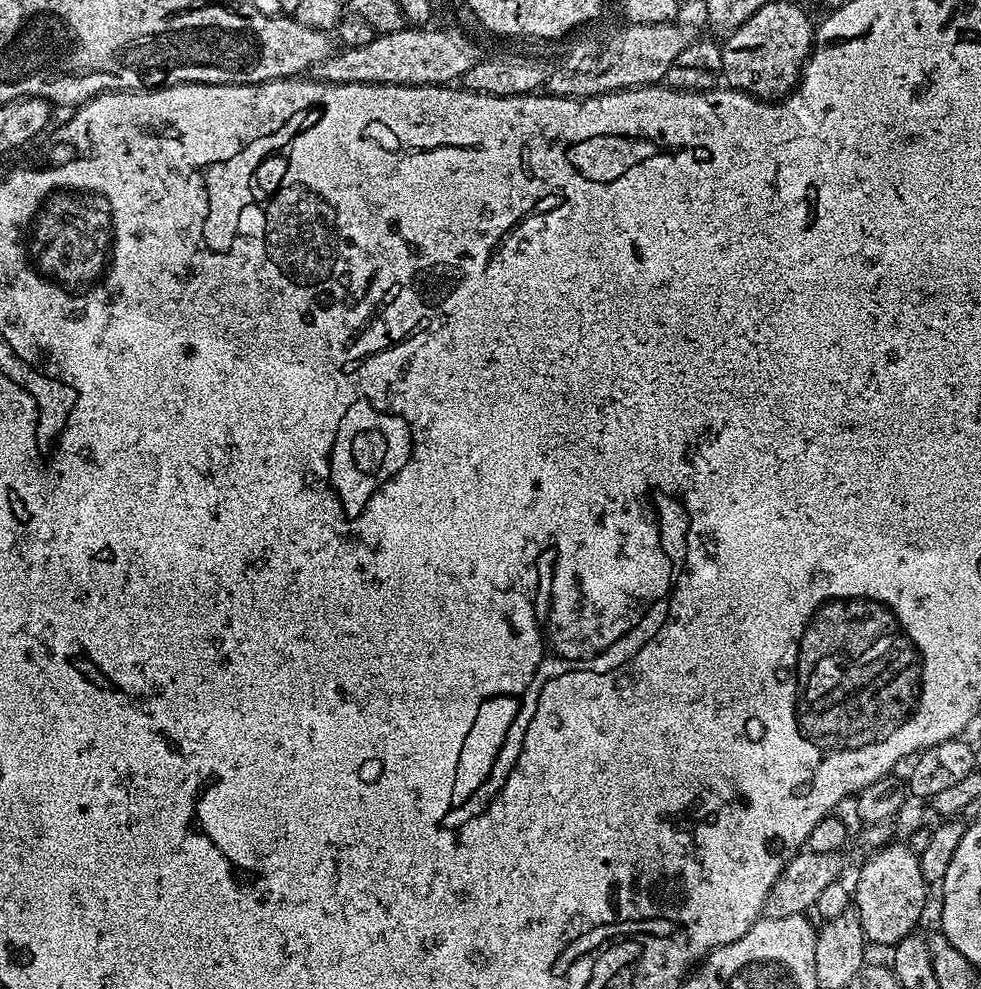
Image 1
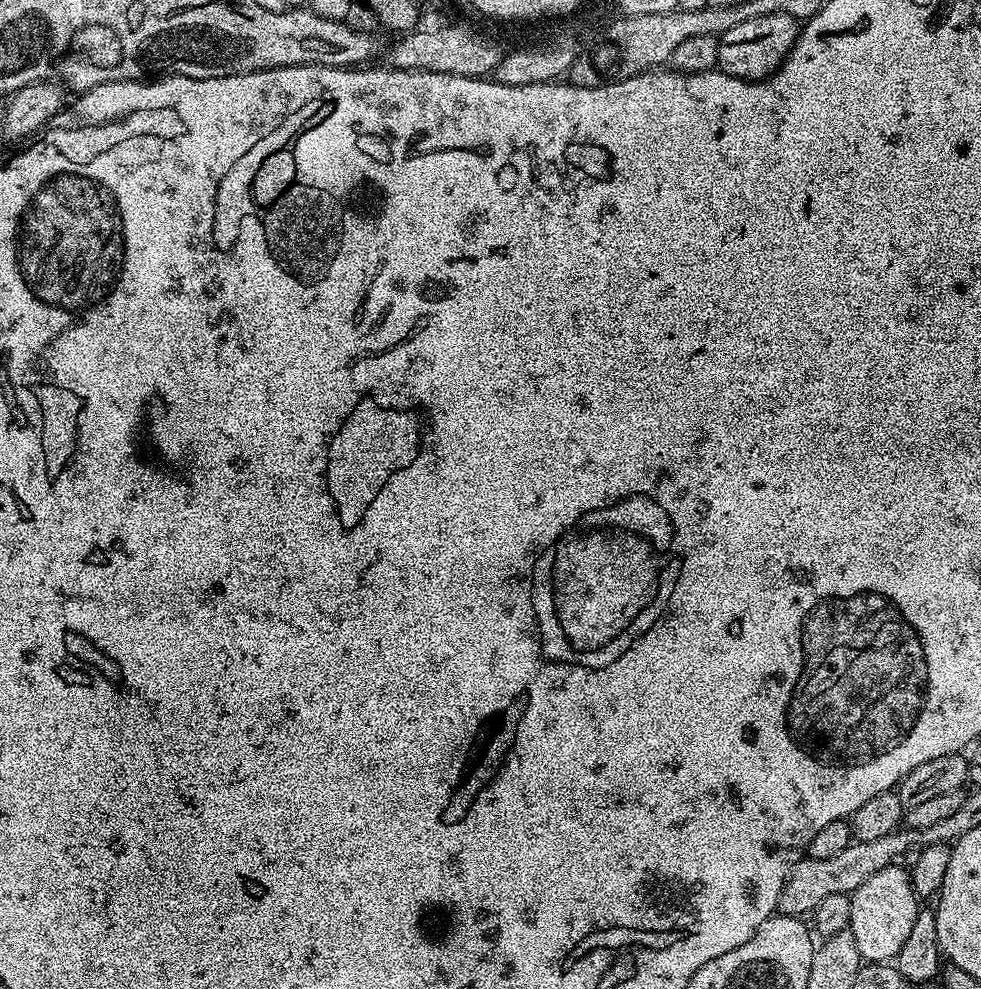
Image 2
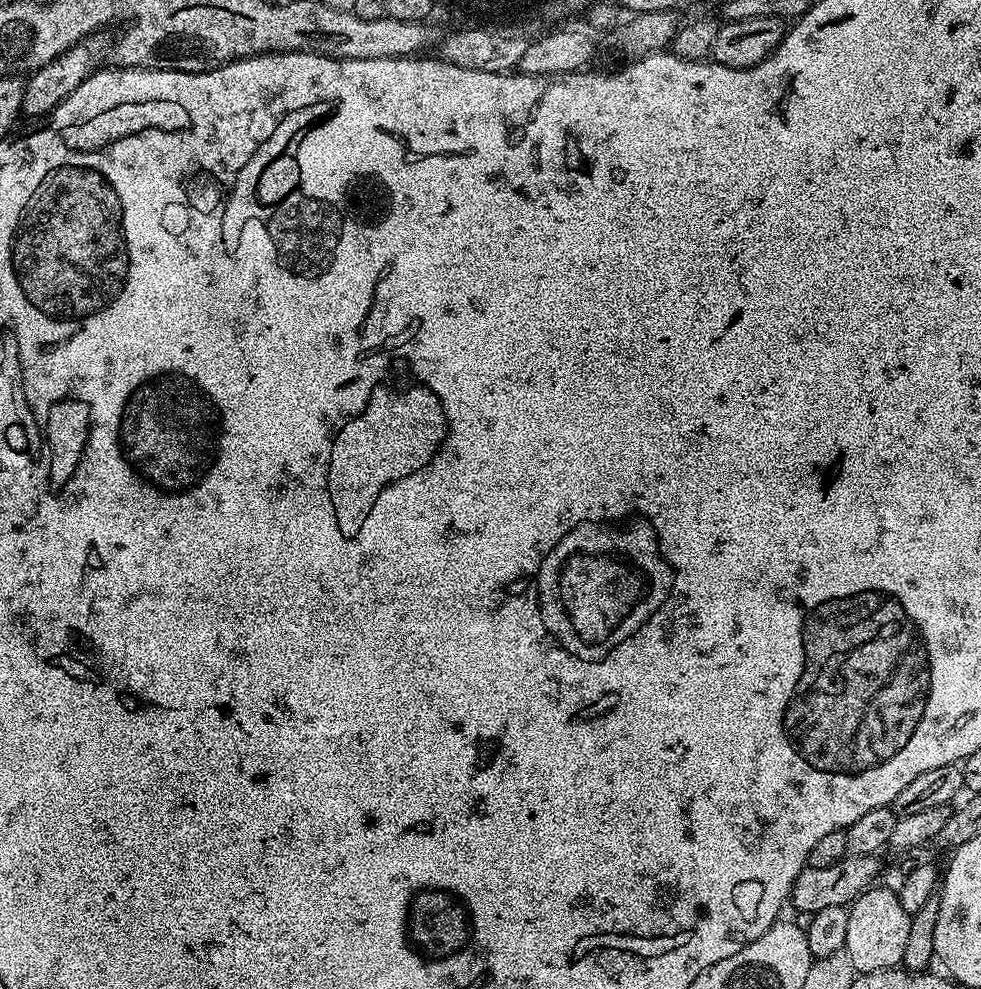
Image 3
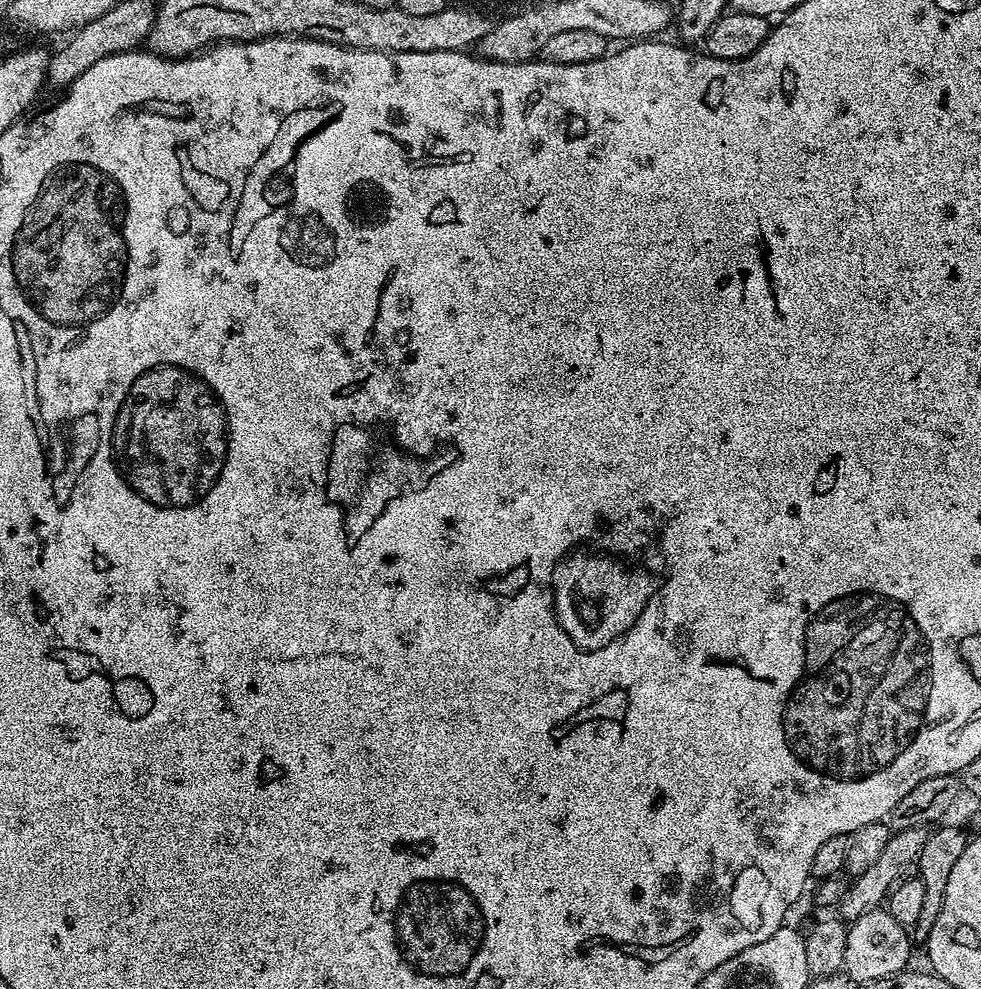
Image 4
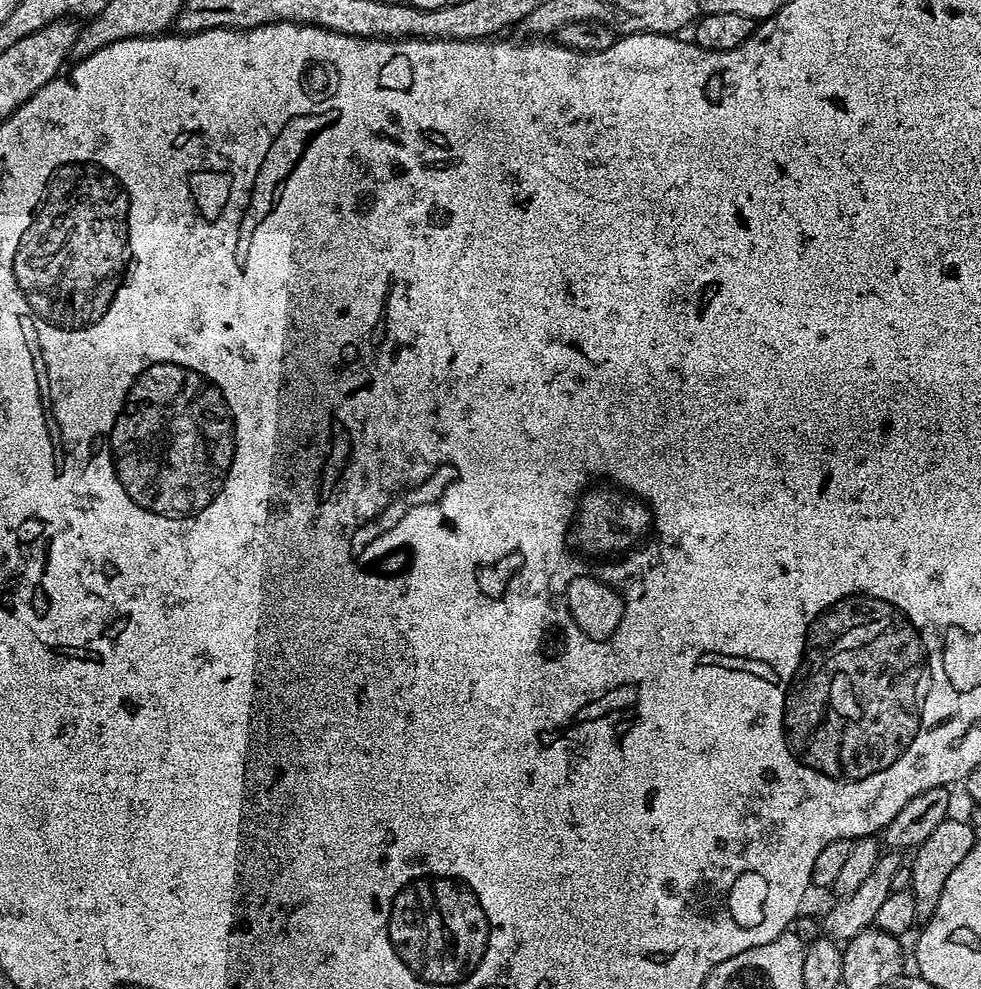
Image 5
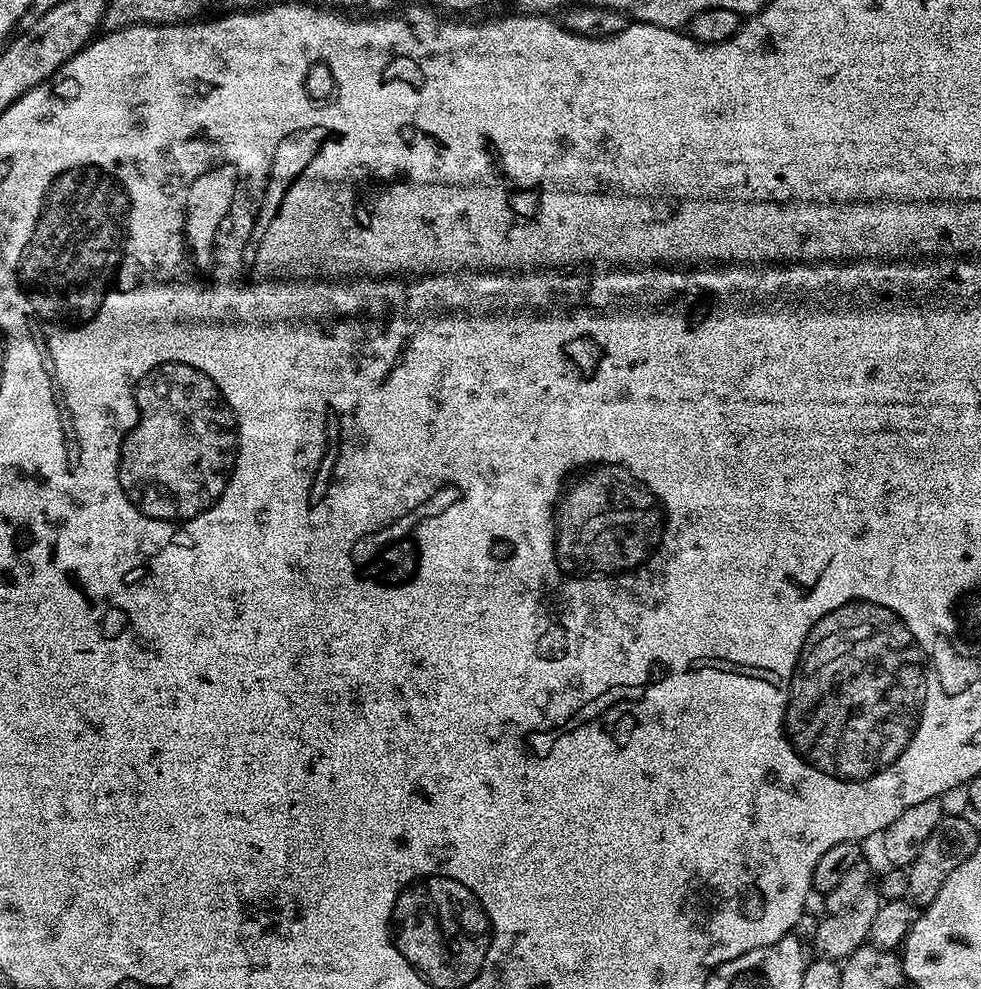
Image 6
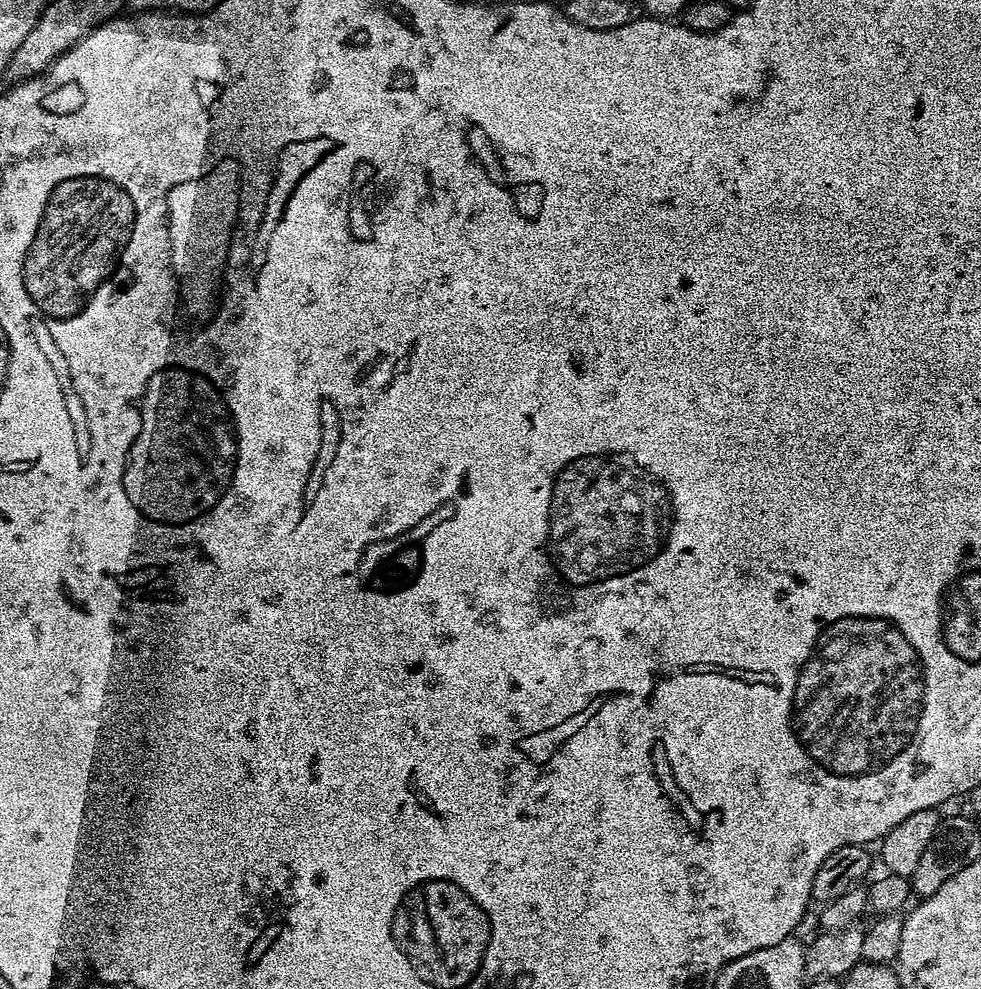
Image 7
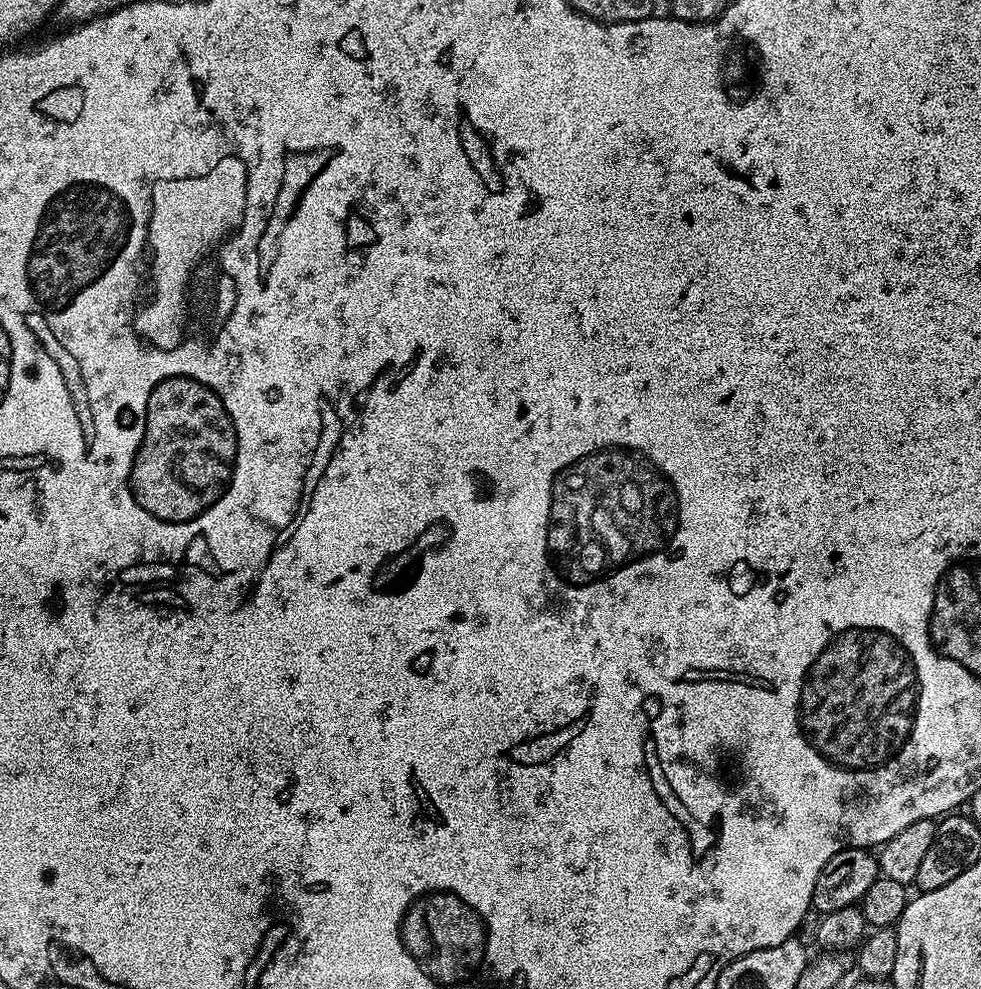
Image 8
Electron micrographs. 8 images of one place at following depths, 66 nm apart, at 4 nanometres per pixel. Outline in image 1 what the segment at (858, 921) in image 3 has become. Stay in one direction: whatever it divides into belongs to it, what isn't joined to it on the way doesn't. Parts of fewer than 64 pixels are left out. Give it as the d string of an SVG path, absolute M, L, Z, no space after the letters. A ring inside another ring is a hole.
M889 842L882 848L875 849L872 856L860 868L860 877L854 884L854 907L858 918L862 922L865 941L872 946L895 946L899 940L906 938L912 932L917 931L920 915L924 912L924 903L928 900L930 885L922 878L920 869L920 858L914 850L908 847L907 843Z

